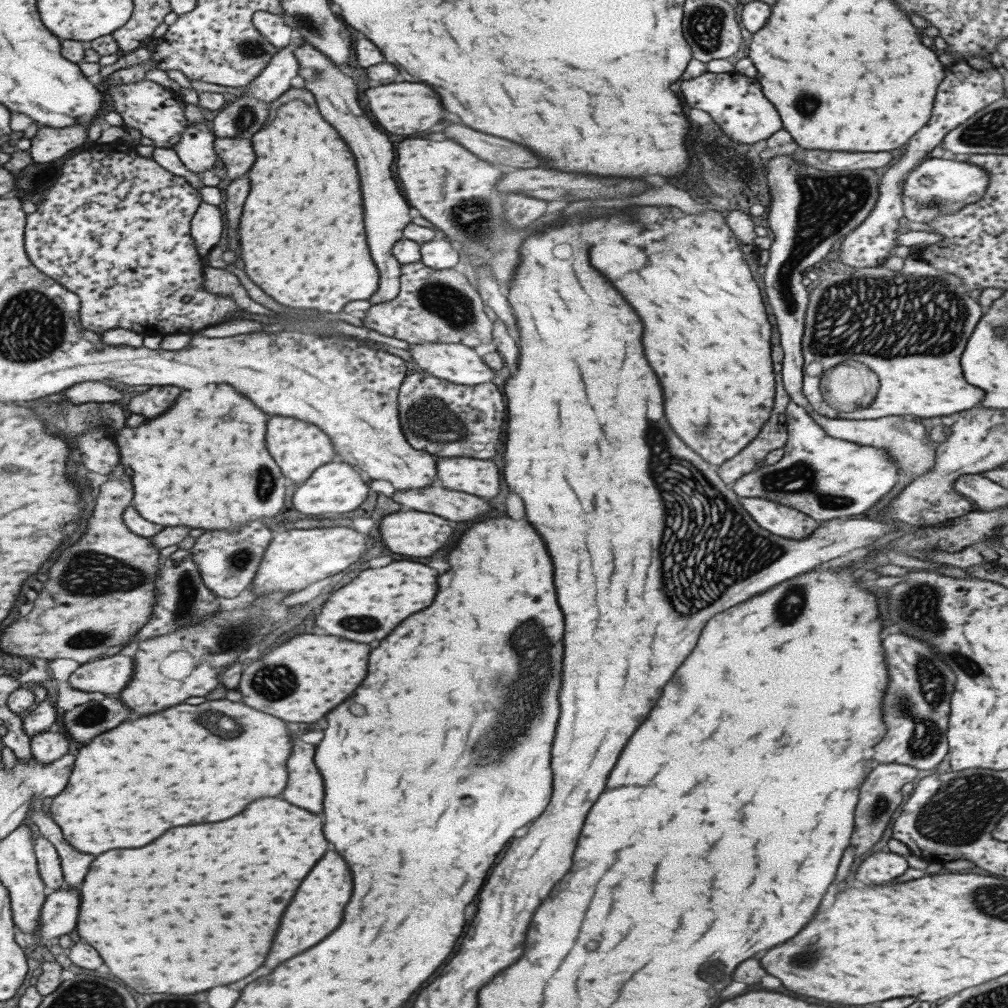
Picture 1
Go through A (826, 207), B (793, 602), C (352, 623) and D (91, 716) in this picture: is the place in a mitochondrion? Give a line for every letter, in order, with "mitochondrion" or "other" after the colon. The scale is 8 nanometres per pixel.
A: mitochondrion
B: mitochondrion
C: mitochondrion
D: mitochondrion

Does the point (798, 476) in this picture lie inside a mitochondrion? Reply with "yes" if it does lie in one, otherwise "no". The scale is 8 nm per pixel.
yes

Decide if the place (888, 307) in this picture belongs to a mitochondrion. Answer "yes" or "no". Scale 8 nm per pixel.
yes

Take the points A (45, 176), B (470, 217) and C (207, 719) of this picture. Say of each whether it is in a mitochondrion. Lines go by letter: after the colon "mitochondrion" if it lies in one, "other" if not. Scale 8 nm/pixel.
A: other
B: mitochondrion
C: mitochondrion

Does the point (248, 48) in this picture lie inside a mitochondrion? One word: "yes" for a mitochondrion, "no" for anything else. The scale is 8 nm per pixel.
yes

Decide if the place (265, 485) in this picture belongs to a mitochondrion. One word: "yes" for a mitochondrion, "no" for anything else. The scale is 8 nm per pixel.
yes

